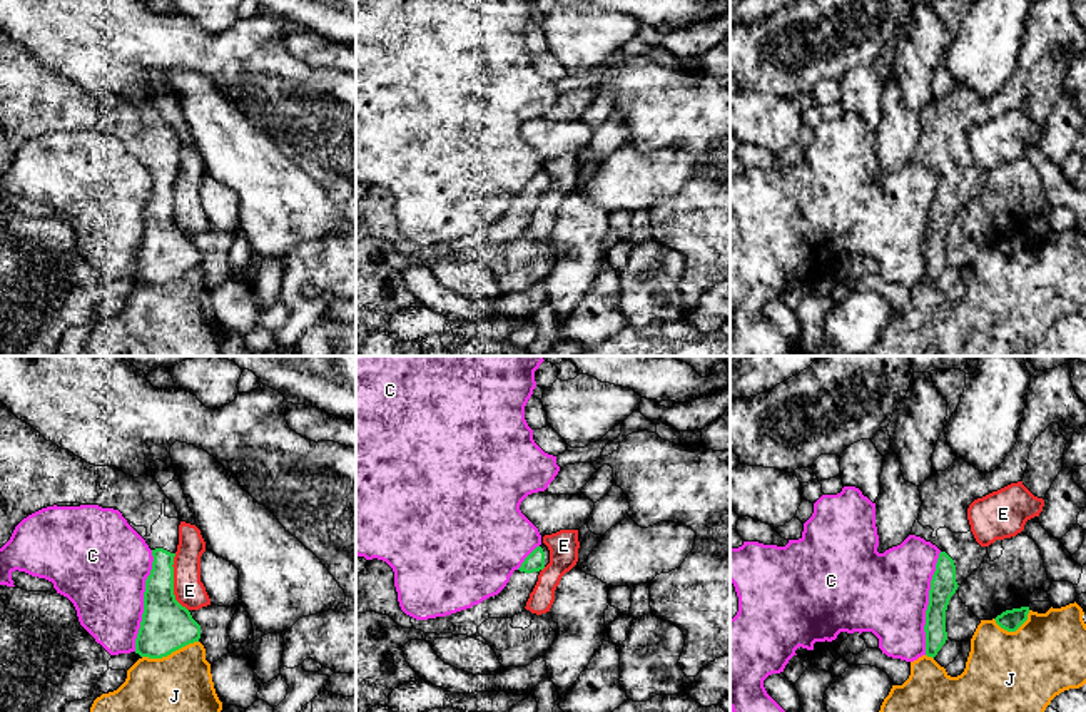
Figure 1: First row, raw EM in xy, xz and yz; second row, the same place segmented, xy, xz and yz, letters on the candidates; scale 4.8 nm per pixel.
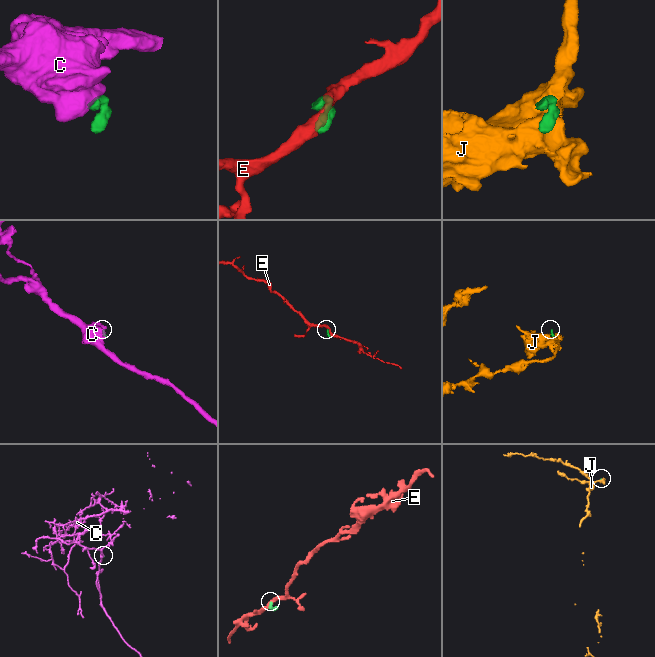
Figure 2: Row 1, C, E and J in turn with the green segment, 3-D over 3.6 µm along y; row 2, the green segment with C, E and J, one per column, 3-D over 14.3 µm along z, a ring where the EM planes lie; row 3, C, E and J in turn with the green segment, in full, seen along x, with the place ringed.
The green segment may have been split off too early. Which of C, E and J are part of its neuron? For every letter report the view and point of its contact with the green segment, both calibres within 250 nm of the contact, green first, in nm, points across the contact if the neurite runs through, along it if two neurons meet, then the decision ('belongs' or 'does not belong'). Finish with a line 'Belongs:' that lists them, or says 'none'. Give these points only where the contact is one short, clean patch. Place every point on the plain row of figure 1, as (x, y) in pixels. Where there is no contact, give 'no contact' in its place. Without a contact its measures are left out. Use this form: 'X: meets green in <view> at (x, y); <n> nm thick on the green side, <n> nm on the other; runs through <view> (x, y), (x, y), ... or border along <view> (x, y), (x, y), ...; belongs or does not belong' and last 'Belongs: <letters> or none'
C: meets green in yz at (929, 229); 130 nm thick on the green side, 400 nm on the other; does not belong
E: meets green in xy at (172, 208); 240 nm thick on the green side, 150 nm on the other; border along xy (174, 179), (172, 219), (187, 236); does not belong
J: meets green in xy at (169, 279); 240 nm thick on the green side, 460 nm on the other; does not belong
Belongs: none

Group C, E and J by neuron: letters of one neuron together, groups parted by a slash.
C / E / J

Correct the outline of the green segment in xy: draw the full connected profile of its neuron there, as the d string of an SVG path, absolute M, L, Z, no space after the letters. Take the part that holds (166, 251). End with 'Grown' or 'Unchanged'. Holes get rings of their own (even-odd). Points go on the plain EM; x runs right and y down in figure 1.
M0 27L0 174L15 152L28 140L47 132L99 130L122 139L127 149L152 175L152 196L145 206L144 239L135 264L135 279L162 284L199 267L200 251L174 221L174 182L179 170L179 137L152 102L134 104L115 92L95 92L47 67L30 50L18 45Z. Grown

